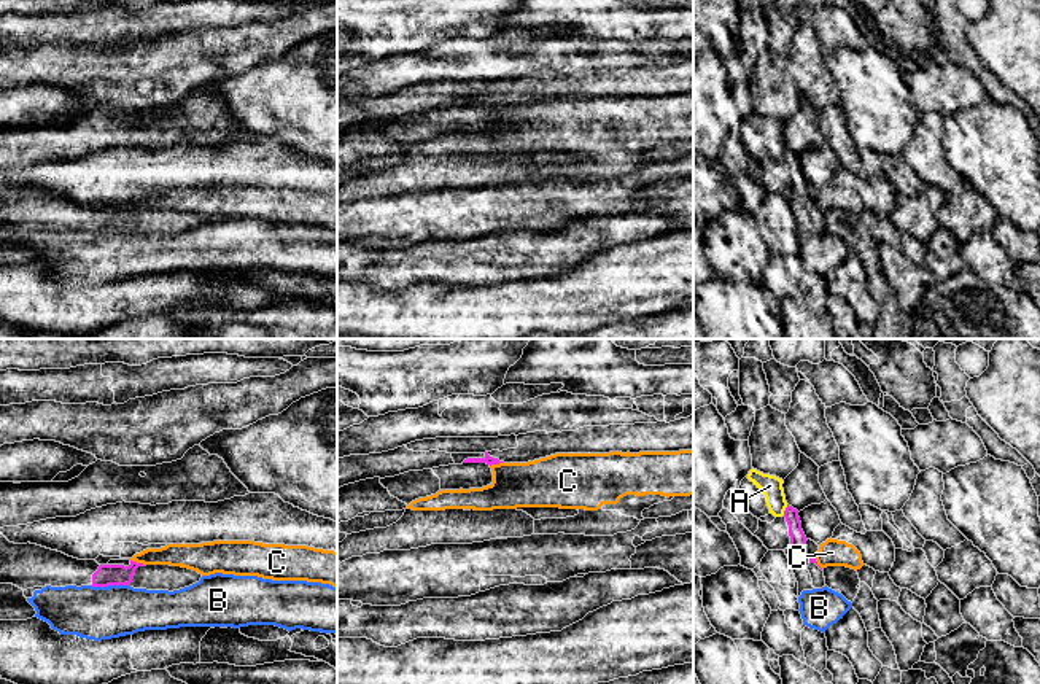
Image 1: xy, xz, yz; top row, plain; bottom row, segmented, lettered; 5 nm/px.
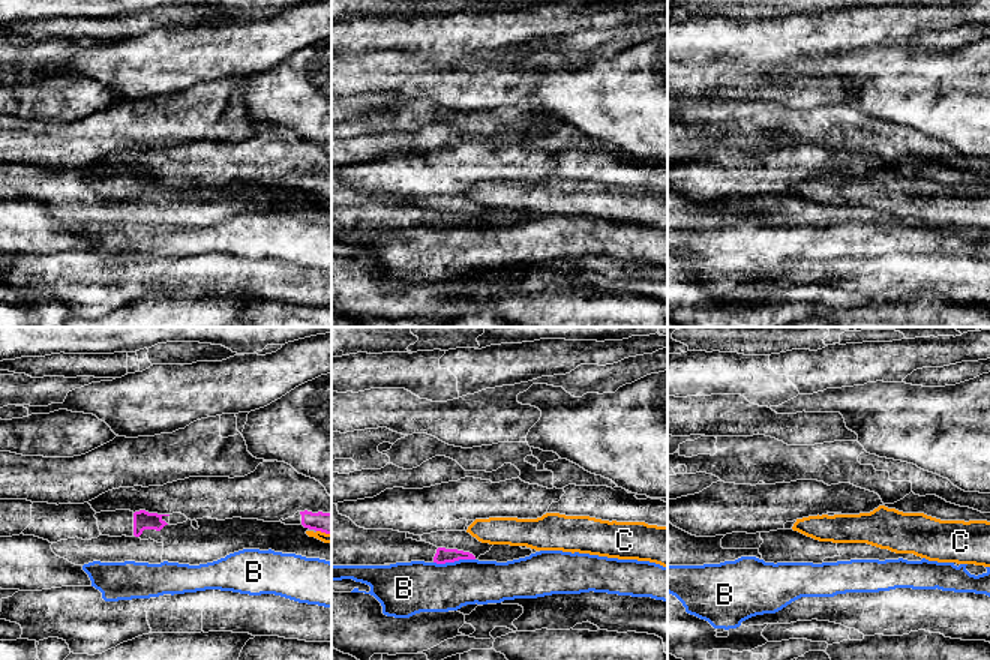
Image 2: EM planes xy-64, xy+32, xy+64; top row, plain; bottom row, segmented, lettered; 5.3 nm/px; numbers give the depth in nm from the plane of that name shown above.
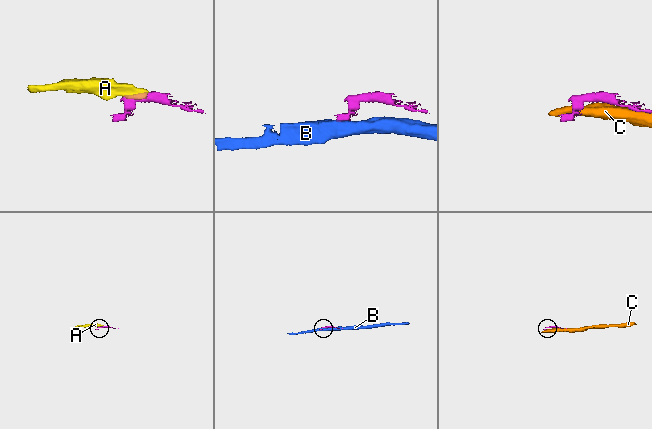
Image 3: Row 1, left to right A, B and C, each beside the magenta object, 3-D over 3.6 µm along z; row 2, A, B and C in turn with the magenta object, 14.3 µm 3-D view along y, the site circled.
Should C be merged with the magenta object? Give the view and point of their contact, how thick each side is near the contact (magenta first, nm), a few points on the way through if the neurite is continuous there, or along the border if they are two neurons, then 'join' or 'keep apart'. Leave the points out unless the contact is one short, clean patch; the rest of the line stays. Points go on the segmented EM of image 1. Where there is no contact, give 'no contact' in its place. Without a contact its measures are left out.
meets magenta in xy at (139, 563); 110 nm thick on the magenta side, 130 nm on the other; keep apart

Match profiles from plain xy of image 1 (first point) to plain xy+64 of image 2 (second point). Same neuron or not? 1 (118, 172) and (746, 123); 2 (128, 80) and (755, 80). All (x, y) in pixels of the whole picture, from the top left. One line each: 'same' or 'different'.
1: different
2: same

